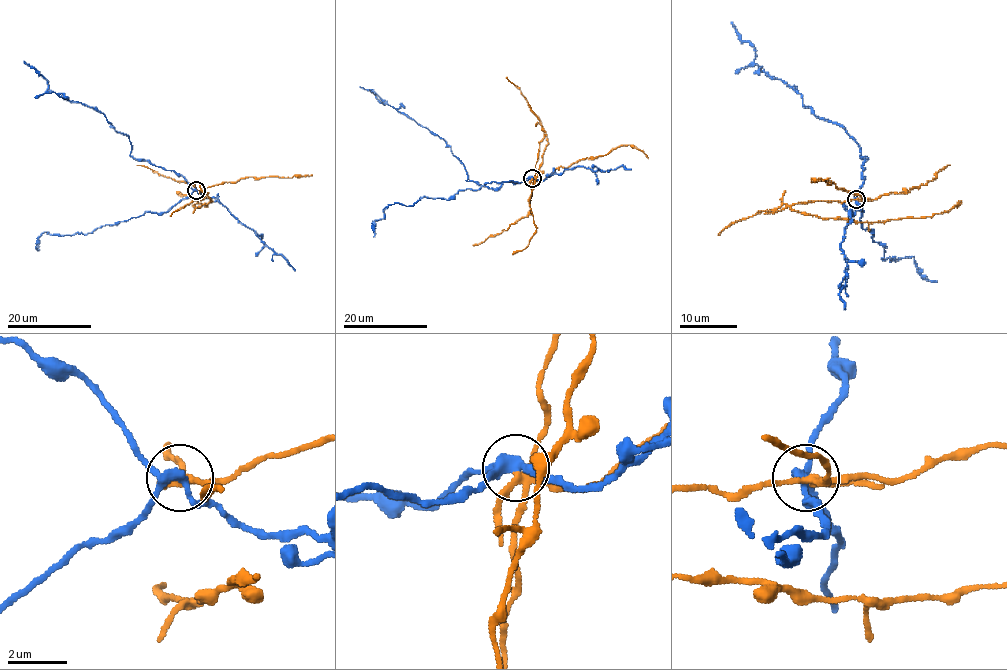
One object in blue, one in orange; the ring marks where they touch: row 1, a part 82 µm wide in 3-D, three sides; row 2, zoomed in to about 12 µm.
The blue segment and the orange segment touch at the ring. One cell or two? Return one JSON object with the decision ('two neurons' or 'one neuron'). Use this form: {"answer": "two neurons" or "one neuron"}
{"answer": "two neurons"}

